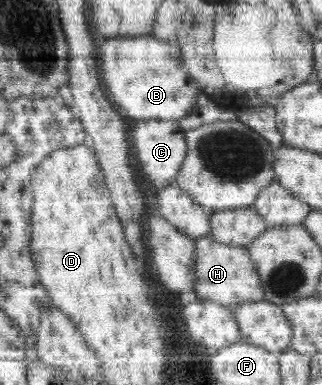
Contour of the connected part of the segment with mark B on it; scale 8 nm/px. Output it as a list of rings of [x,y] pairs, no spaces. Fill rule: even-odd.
[[[145,35],[107,39],[99,45],[96,60],[101,61],[100,79],[104,85],[104,93],[124,117],[138,120],[178,120],[191,111],[200,94],[199,87],[197,82],[191,81],[191,76],[179,63],[179,57],[171,57],[175,53],[179,53],[179,49],[173,47],[171,42],[163,43]]]

